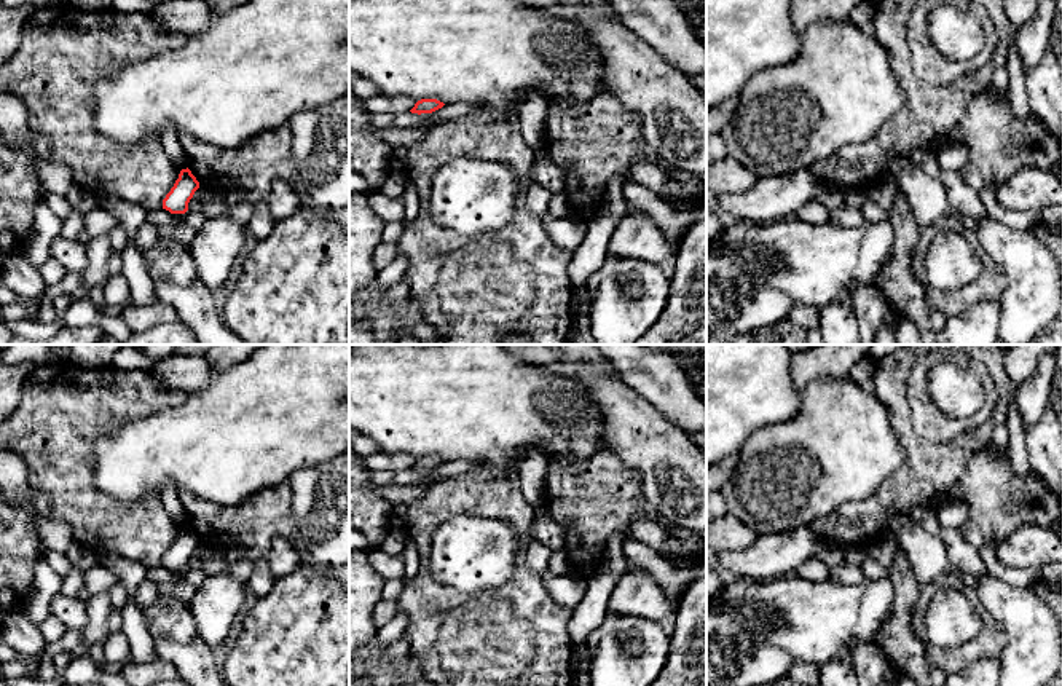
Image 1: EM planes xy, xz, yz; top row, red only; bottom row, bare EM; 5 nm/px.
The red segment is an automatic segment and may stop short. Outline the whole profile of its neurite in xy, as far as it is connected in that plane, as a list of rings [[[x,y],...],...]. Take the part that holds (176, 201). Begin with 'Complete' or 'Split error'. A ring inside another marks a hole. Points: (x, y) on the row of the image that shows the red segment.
Complete. [[[188,168],[182,169],[174,187],[163,199],[163,209],[171,214],[185,214],[188,211],[188,203],[198,188],[199,182],[191,171]]]

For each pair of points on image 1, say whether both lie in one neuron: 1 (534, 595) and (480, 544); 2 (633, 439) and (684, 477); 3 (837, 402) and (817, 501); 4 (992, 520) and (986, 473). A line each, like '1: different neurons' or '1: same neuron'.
1: different neurons
2: same neuron
3: same neuron
4: same neuron

